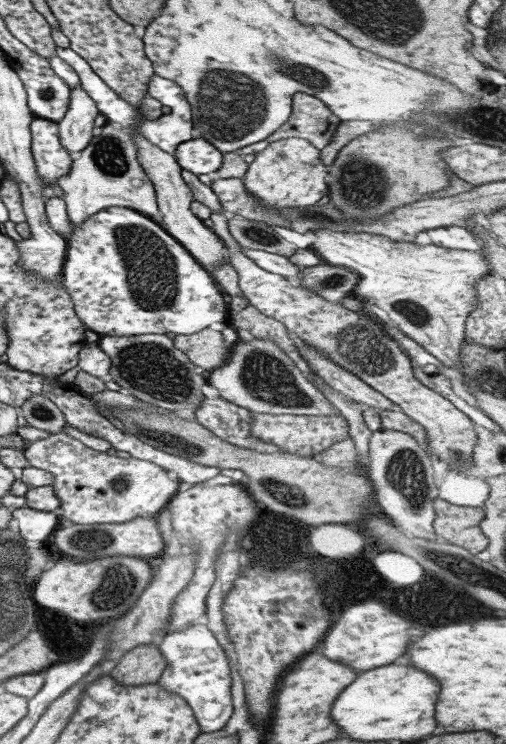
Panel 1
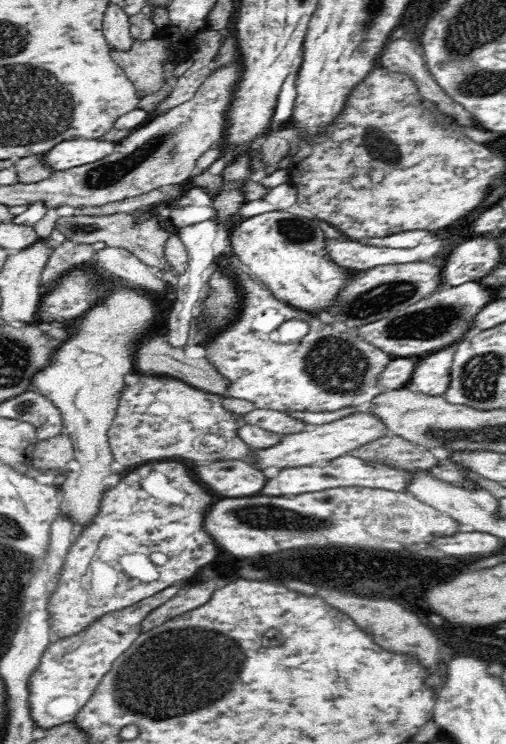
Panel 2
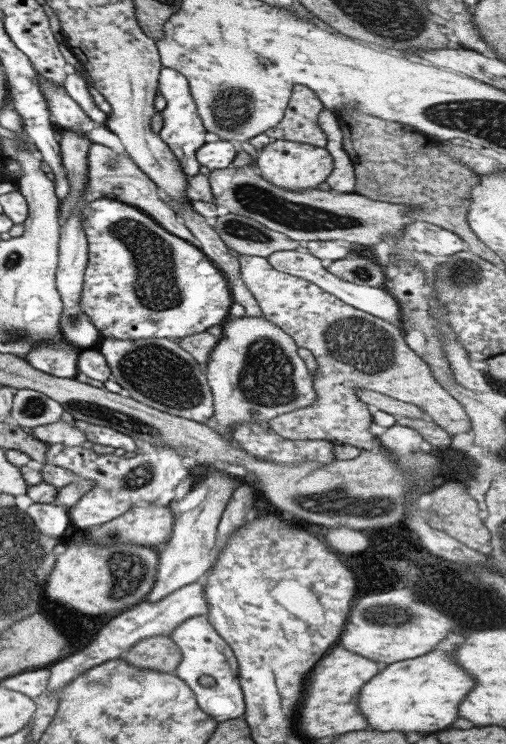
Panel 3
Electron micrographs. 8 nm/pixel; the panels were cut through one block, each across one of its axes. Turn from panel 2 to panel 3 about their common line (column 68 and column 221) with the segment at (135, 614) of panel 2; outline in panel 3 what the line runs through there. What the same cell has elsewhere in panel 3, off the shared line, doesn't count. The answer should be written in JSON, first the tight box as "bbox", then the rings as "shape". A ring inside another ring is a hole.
{"bbox":[169,615,244,722],"shape":[[[204,615],[187,618],[178,624],[169,634],[171,640],[180,648],[182,657],[173,670],[193,691],[199,708],[216,722],[241,718],[244,714],[244,698],[238,681],[238,664],[231,647],[209,624]],[[199,676],[211,676],[215,684],[211,687],[199,685]]]}

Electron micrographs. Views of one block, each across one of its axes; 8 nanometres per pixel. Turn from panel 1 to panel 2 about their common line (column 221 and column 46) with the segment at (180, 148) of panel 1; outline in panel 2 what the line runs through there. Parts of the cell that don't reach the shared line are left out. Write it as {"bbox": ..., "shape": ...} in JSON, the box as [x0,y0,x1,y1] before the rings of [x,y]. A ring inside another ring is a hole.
{"bbox":[44,139,117,170],"shape":[[[68,139],[44,153],[44,159],[54,170],[66,170],[92,164],[110,156],[117,144],[116,141],[106,139]]]}

